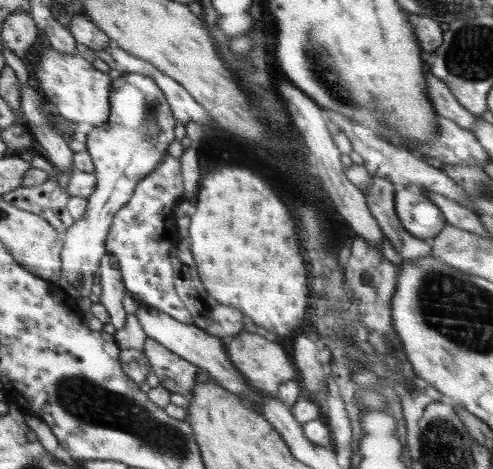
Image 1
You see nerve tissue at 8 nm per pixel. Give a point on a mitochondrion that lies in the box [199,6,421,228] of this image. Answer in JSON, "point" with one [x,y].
{"point":[324,71]}

